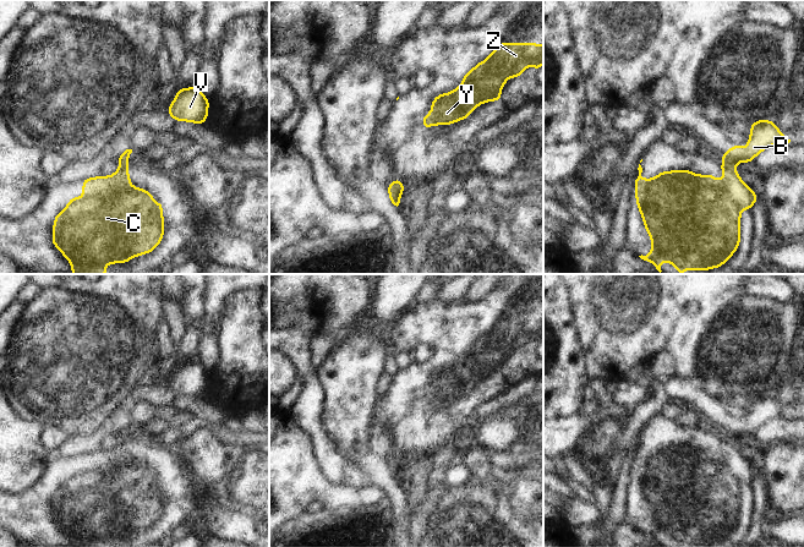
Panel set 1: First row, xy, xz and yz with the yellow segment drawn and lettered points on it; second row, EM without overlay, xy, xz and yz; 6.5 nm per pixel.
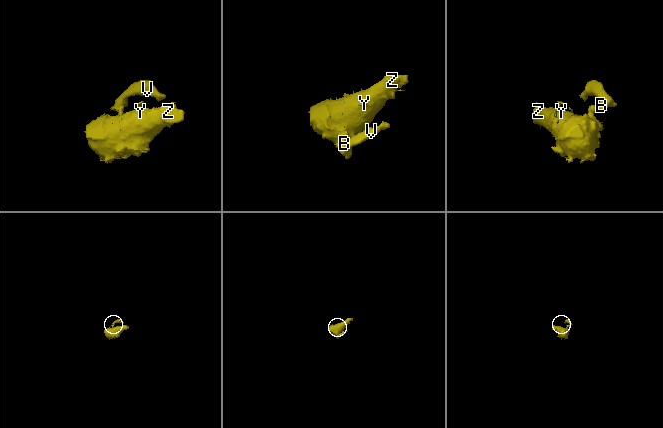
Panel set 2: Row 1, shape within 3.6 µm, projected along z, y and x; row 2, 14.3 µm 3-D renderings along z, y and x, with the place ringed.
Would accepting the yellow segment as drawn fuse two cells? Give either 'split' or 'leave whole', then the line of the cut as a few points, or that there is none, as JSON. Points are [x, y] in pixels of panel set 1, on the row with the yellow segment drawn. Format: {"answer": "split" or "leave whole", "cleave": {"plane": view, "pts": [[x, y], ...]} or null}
{"answer": "split", "cleave": {"plane": "yz", "pts": [[723, 159], [734, 165]]}}

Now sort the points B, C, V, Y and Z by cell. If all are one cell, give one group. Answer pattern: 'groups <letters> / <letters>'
groups B V / C Y Z

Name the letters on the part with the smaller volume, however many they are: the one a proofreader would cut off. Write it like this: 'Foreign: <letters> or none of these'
Foreign: B, V

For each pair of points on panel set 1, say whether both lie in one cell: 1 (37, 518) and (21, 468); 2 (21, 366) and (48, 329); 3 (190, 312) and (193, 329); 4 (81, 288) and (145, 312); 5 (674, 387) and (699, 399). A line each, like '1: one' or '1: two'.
1: two
2: one
3: two
4: one
5: one

